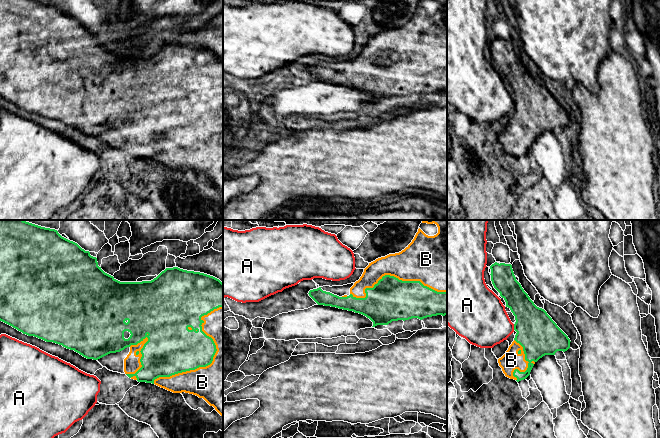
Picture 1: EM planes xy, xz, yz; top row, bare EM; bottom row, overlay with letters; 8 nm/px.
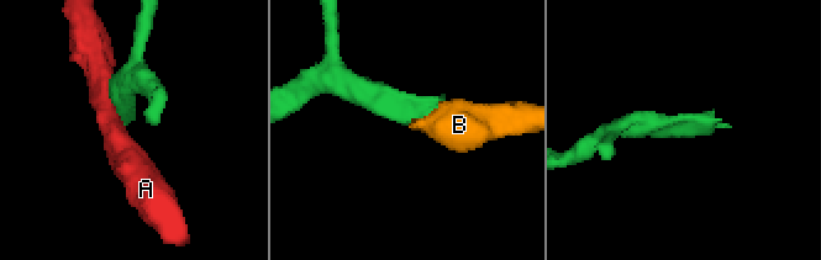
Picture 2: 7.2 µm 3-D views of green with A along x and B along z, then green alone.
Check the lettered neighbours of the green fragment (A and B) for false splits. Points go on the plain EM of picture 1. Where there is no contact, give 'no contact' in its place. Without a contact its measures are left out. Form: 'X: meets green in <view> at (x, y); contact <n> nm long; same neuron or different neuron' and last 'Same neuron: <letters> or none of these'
A: meets green in yz at (514, 103); contact 50 nm long; different neuron
B: meets green in xy at (212, 135); contact 850 nm long; same neuron
Same neuron: B

